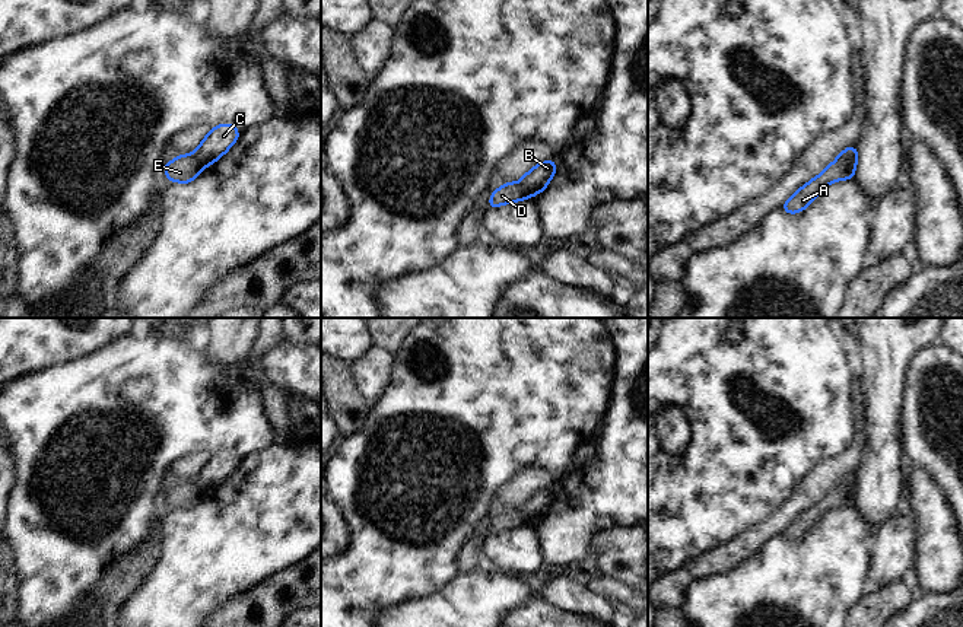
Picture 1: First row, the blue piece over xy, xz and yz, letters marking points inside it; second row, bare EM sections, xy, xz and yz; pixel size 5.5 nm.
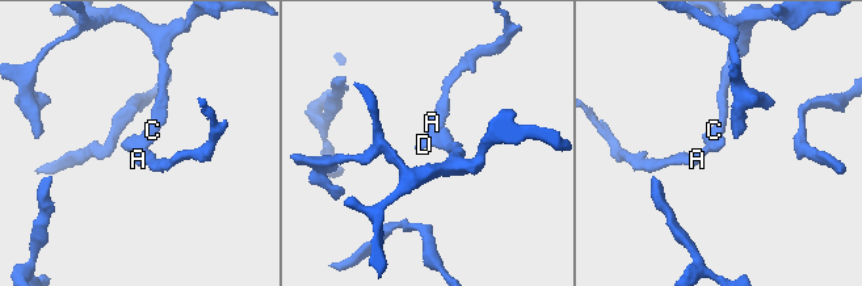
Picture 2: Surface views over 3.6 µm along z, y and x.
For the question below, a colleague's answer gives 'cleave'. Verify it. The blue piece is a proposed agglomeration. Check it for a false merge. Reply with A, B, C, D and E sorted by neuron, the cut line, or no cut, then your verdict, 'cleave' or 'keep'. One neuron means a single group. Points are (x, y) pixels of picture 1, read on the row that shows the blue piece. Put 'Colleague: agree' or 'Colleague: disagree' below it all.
groups A D E / B C; cut xy (193, 153), (205, 166); cleave
Colleague: agree

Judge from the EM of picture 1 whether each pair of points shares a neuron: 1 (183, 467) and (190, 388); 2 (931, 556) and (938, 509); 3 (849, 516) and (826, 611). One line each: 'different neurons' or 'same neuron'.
1: different neurons
2: same neuron
3: same neuron

